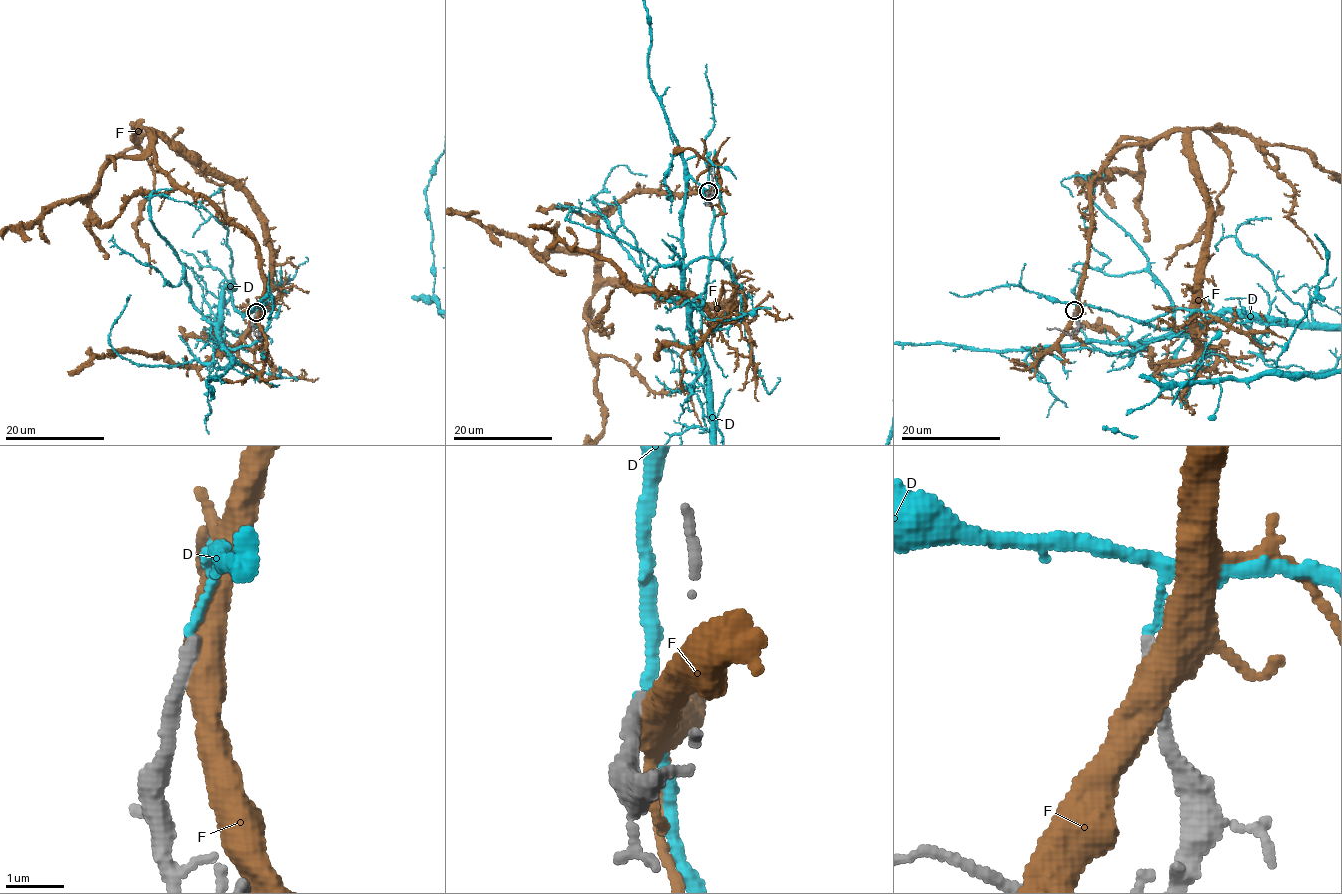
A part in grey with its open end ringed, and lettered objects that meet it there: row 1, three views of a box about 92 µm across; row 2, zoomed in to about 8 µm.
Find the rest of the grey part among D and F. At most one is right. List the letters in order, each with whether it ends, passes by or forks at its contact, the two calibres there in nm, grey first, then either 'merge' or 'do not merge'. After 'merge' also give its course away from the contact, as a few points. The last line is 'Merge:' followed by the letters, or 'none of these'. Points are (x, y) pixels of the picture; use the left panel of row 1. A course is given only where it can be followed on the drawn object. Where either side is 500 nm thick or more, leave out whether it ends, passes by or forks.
D: it ends | 240/120 nm | do not merge
F: it forks | 280/440 nm | do not merge
Merge: none of these

